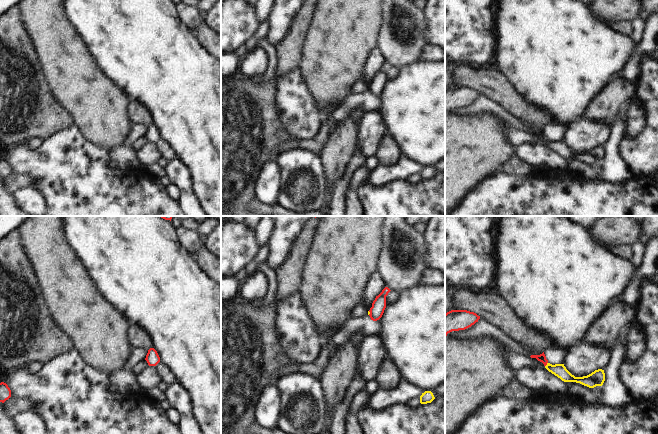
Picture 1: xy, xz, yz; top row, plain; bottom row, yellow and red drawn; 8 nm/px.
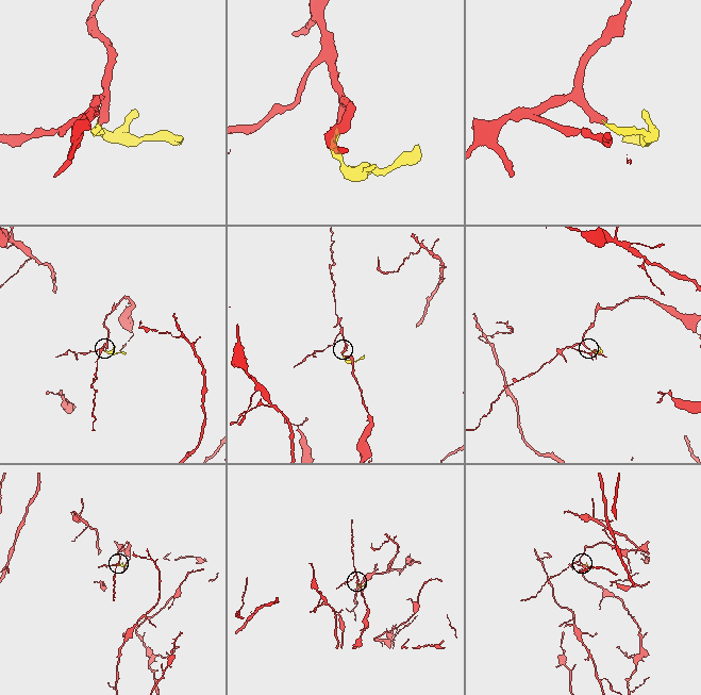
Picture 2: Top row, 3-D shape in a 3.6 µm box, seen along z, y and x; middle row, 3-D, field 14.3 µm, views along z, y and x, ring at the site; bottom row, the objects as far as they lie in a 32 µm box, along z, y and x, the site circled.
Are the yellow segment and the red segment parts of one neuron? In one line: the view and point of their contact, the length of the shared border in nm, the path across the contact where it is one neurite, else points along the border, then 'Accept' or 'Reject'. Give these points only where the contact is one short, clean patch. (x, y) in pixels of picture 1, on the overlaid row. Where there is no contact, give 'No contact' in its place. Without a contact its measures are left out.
Touches yellow at yz (547, 364). Shared border 40 nm. Path across: yz (559, 370), (553, 369), (547, 364), (542, 358). Accept.

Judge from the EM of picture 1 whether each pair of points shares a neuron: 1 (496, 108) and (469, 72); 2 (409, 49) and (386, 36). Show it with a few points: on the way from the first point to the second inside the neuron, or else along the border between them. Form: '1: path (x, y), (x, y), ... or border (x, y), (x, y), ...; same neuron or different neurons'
1: border (480, 93), (489, 96), (507, 109); different neurons
2: path (403, 47), (392, 38); same neuron

